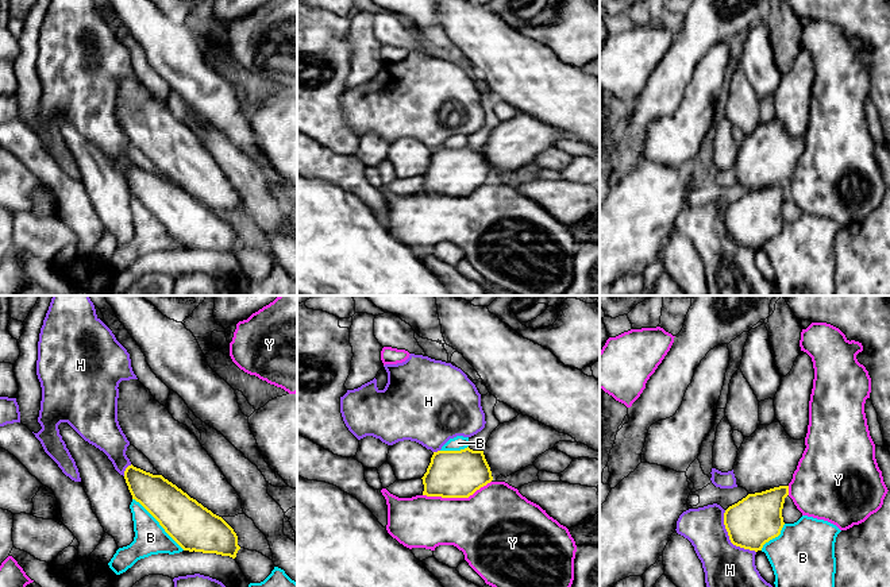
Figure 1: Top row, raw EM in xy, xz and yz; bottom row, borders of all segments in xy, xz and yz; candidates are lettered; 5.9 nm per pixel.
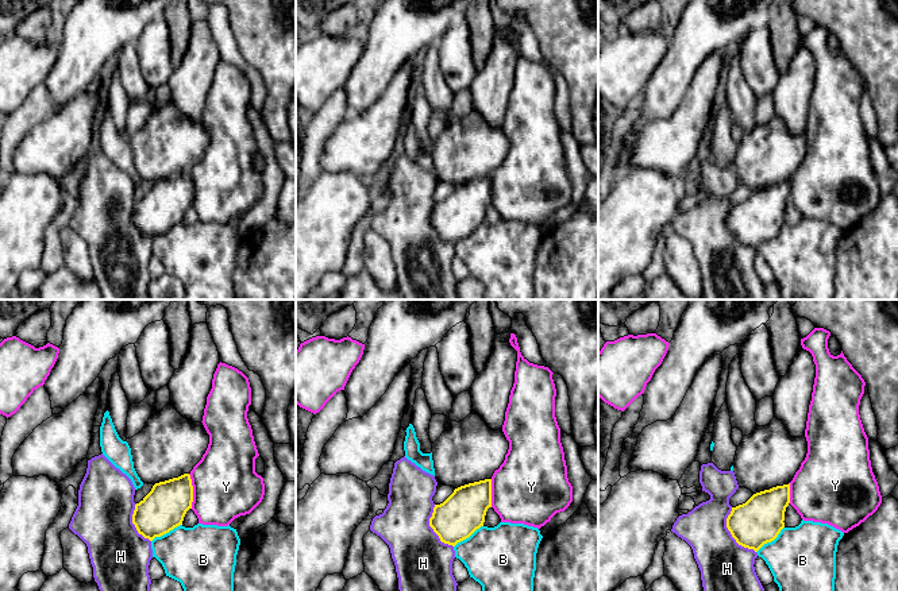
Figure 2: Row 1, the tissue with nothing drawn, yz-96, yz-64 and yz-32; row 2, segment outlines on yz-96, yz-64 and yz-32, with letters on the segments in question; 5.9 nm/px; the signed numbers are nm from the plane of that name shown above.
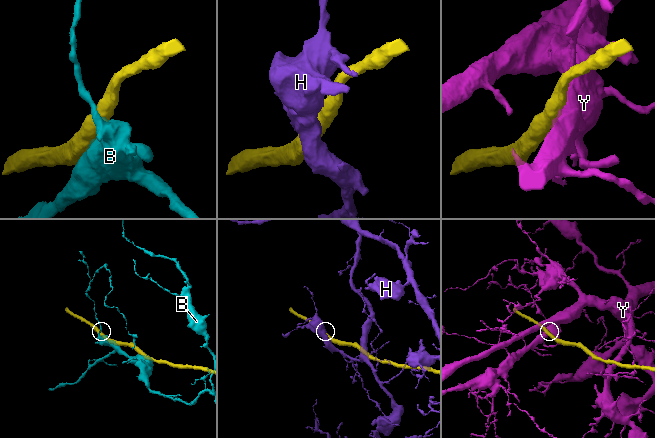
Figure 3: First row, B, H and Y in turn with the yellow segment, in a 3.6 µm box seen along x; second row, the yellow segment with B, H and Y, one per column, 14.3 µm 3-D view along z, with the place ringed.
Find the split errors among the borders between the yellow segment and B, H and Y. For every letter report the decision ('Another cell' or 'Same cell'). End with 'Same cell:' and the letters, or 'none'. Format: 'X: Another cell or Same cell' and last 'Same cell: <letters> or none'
B: Another cell
H: Another cell
Y: Another cell
Same cell: none

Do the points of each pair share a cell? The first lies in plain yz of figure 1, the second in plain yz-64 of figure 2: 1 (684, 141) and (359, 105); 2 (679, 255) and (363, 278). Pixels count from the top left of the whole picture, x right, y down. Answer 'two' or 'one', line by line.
1: two
2: two

